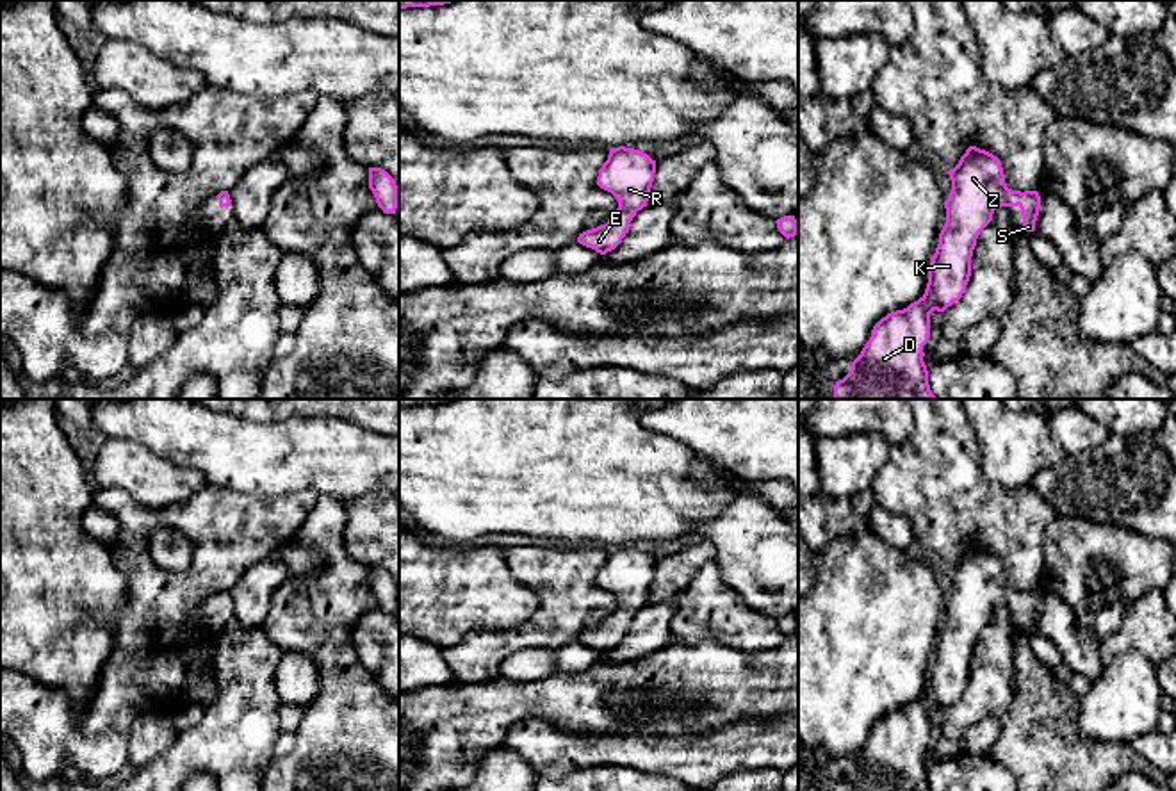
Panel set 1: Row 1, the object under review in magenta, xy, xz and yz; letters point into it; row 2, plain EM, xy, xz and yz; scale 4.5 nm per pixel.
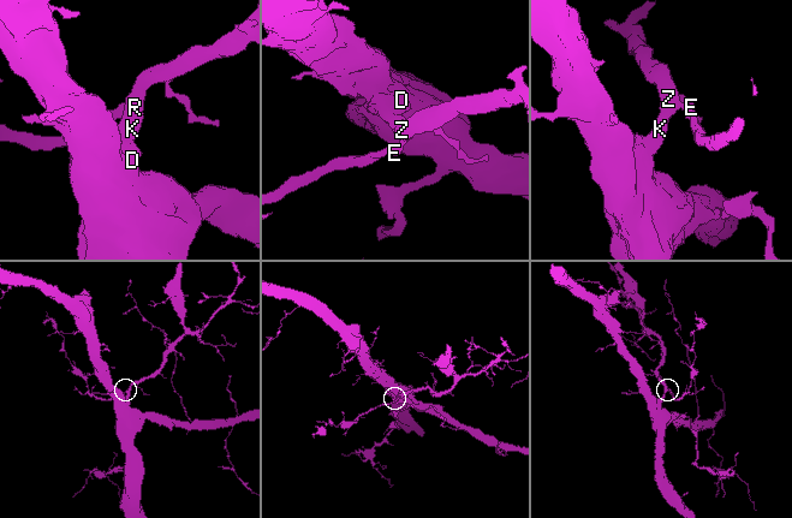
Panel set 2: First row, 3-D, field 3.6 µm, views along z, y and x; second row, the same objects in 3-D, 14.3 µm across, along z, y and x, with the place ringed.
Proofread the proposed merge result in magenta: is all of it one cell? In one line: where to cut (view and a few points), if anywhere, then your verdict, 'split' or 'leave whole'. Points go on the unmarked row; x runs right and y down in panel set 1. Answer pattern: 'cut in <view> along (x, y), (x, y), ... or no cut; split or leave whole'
no cut; leave whole

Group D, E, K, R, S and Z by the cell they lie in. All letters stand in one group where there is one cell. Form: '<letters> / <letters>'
D E K R S Z

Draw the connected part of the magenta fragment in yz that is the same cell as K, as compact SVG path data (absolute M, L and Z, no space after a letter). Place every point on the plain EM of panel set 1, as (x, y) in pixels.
M969 545L948 574L951 591L944 600L946 622L928 666L925 693L873 725L870 739L850 771L836 780L834 791L932 791L923 761L930 713L944 711L966 691L980 631L998 606L1019 606L1023 627L1035 629L1039 591L1009 588L1001 561L992 552Z

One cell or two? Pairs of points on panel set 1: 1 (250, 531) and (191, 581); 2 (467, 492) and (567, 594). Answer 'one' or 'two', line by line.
1: one
2: two

